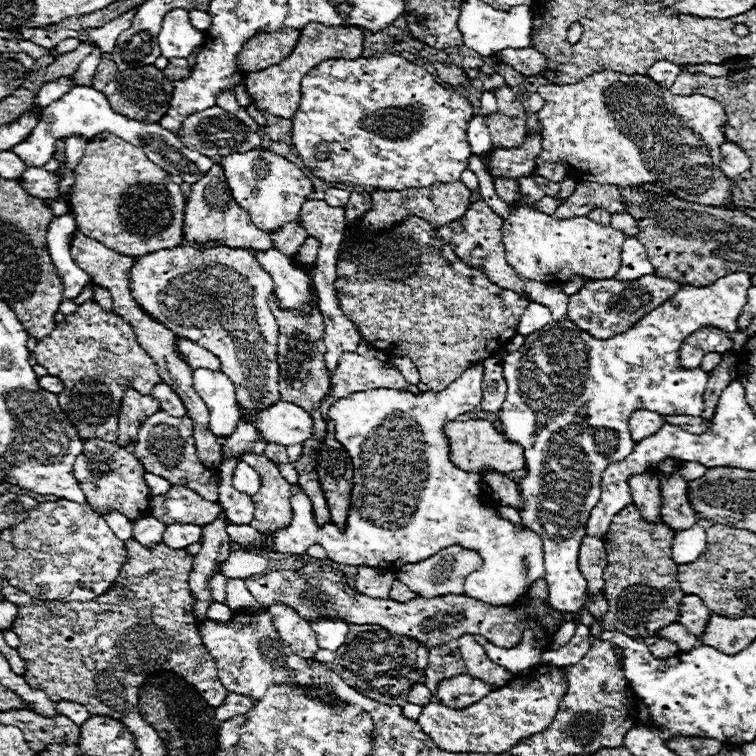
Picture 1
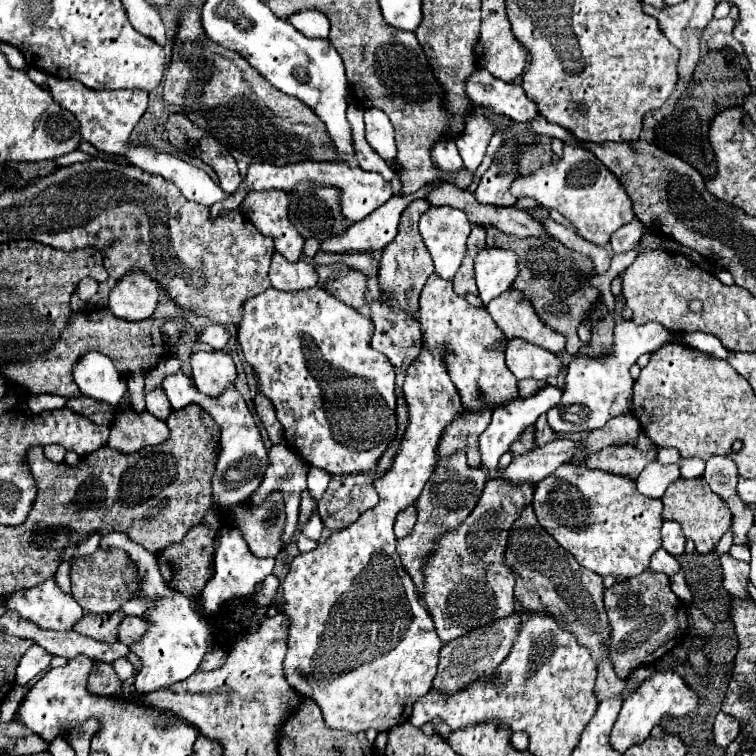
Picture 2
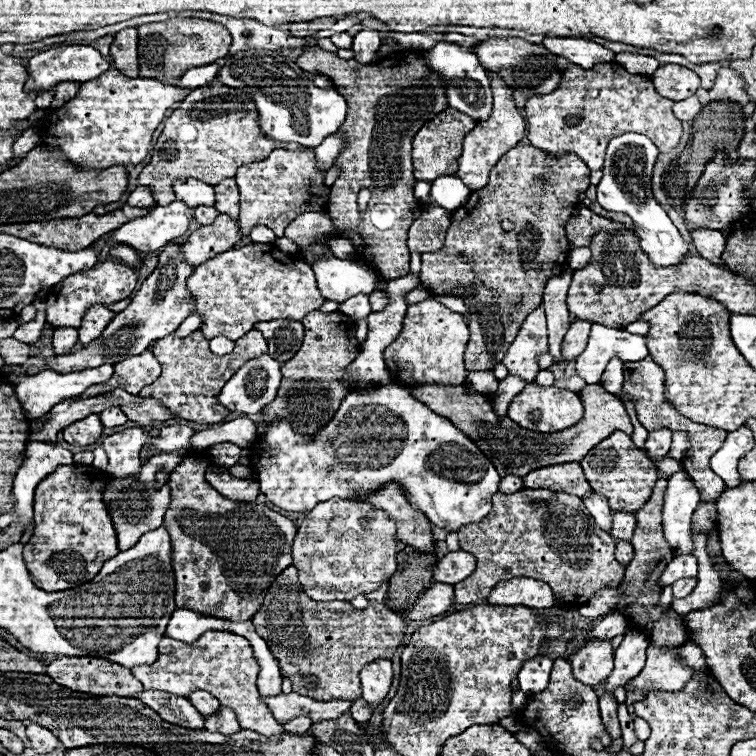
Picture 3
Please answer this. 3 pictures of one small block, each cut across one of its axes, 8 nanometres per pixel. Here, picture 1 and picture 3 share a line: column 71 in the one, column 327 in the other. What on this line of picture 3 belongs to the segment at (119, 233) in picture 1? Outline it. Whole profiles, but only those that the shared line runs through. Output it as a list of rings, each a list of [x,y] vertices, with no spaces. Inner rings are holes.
[[[276,148],[270,152],[270,156],[262,162],[252,162],[246,166],[240,166],[236,172],[236,182],[240,188],[240,230],[244,232],[244,236],[248,236],[248,230],[252,230],[252,226],[256,224],[264,224],[268,228],[272,228],[276,232],[276,236],[280,238],[288,226],[288,222],[292,222],[292,218],[296,218],[296,214],[302,214],[304,210],[326,210],[328,208],[328,188],[324,188],[324,174],[320,170],[316,170],[316,158],[314,158],[314,150],[284,150],[284,148]]]

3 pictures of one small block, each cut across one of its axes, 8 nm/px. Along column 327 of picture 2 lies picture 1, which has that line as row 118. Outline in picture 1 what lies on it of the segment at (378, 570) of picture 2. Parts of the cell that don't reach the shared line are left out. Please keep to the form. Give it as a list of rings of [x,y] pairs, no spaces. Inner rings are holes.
[[[600,72],[592,74],[576,84],[564,84],[564,86],[540,86],[538,94],[544,98],[544,108],[538,112],[538,126],[542,134],[542,152],[540,152],[540,162],[560,162],[566,166],[566,172],[570,178],[584,180],[584,182],[598,182],[598,184],[616,184],[616,186],[632,186],[632,184],[660,184],[664,190],[672,192],[676,198],[684,198],[688,202],[696,204],[708,204],[708,206],[726,206],[732,198],[732,182],[724,176],[720,170],[720,142],[724,142],[724,134],[720,126],[724,124],[724,108],[716,104],[712,98],[702,96],[702,94],[692,94],[692,96],[674,96],[670,94],[668,88],[658,86],[646,76],[640,74],[614,74],[614,72]]]

